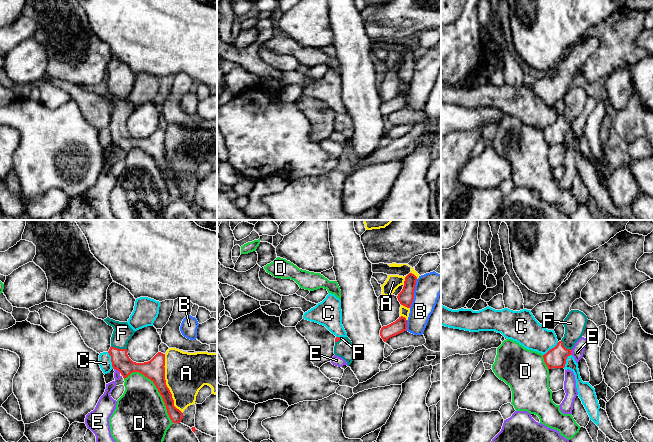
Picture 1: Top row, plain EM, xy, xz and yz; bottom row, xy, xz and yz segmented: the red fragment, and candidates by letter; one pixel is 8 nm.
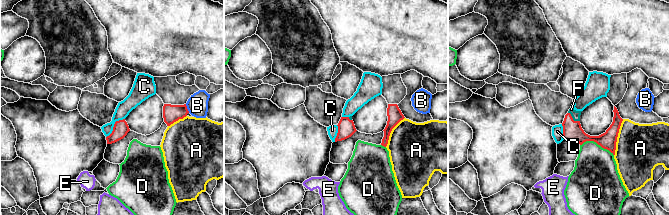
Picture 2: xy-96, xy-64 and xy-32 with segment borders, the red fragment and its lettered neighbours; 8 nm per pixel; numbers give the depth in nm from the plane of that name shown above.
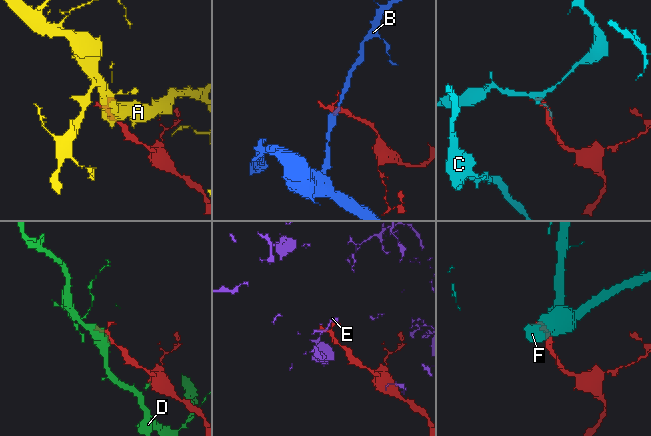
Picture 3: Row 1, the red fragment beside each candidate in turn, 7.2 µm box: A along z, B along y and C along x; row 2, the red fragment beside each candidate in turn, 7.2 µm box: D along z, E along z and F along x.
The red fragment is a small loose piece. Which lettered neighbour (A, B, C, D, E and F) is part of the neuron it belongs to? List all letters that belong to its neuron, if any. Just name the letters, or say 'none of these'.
F

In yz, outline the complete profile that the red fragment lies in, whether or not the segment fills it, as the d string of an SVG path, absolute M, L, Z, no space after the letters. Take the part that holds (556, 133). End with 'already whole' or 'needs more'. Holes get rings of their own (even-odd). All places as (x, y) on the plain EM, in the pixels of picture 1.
M571 86L563 97L565 110L557 121L543 131L544 138L548 145L564 144L566 135L572 131L575 119L582 113L586 100L587 92L579 86Z; needs more

